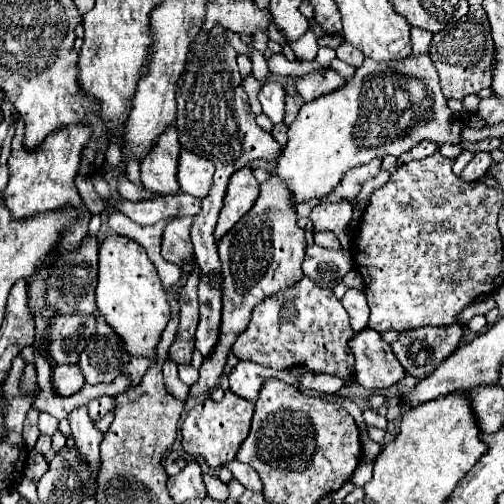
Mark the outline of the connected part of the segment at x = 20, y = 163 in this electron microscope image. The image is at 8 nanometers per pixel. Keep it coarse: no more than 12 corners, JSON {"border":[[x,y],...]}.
{"border":[[23,119],[7,163],[3,201],[15,219],[79,207],[57,251],[79,247],[91,215],[75,187],[85,123],[23,147]]}

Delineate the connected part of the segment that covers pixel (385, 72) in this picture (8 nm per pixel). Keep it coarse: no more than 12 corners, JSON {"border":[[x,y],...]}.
{"border":[[429,55],[301,105],[275,173],[295,203],[421,141],[461,143]]}

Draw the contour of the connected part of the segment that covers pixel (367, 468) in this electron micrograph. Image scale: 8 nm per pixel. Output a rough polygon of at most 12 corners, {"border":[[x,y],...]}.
{"border":[[363,462],[353,473],[351,481],[361,487],[371,480],[373,464]]}

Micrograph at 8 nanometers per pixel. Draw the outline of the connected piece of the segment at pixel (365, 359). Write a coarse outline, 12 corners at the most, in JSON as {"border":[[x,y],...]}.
{"border":[[377,331],[355,333],[355,379],[387,389],[405,369]]}

